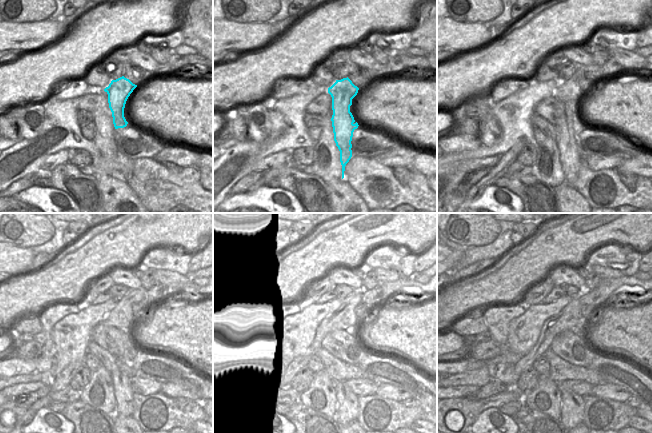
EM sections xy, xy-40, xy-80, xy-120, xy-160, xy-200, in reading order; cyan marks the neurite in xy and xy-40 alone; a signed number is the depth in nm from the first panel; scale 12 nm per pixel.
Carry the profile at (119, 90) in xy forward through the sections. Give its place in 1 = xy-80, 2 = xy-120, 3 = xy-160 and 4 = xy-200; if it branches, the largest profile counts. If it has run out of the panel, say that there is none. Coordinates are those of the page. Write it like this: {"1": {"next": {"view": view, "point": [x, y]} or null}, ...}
{"1": {"next": {"view": "xy-80", "point": [567, 142]}}, "2": {"next": {"view": "xy-120", "point": [123, 393]}}, "3": {"next": {"view": "xy-160", "point": [347, 402]}}, "4": {"next": {"view": "xy-200", "point": [572, 405]}}}

